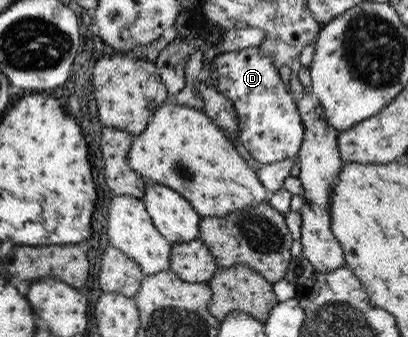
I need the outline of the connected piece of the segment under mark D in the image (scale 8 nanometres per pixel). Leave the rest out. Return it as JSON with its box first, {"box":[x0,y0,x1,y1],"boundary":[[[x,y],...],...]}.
{"box":[208,43,304,165],"boundary":[[[259,43],[245,49],[216,54],[208,67],[212,85],[234,107],[239,141],[255,161],[267,165],[293,158],[301,147],[304,127],[285,84],[279,80],[278,69],[271,65],[270,55]]]}

